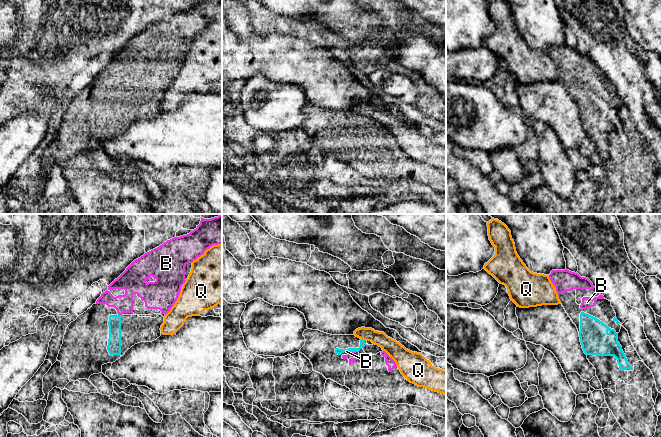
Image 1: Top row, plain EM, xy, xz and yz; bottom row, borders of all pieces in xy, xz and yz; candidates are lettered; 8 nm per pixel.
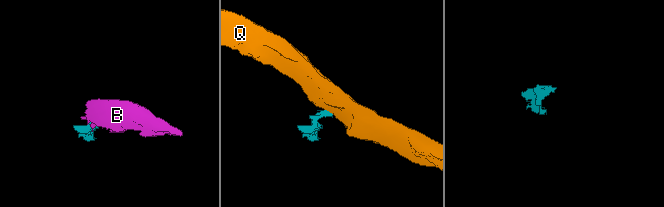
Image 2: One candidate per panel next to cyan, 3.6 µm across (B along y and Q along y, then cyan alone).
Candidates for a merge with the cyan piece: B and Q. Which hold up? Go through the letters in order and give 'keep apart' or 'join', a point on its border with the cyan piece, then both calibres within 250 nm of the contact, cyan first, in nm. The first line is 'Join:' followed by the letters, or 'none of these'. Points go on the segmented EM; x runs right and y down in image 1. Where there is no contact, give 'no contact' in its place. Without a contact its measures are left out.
Join: B
B: join; meets cyan in xy at (120, 315); 110 nm thick on the cyan side, 140 nm on the other
Q: keep apart; meets cyan in xz at (362, 339); 50 nm thick on the cyan side, 120 nm on the other

